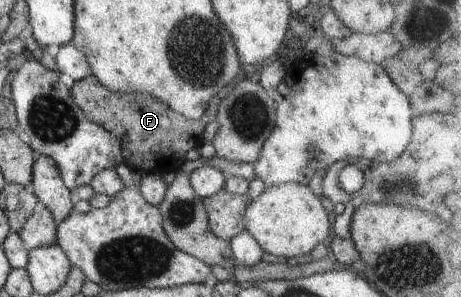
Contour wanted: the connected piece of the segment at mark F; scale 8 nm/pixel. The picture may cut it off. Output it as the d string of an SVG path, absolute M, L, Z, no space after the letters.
M94 75L75 81L69 90L74 102L90 122L99 124L119 138L123 160L128 166L141 173L155 172L162 175L180 171L187 161L186 152L198 149L203 144L205 126L217 118L217 108L223 95L218 94L212 98L202 118L190 120L147 94L108 90Z

